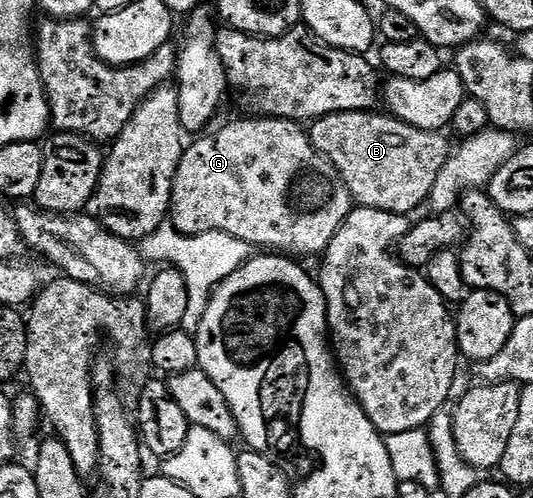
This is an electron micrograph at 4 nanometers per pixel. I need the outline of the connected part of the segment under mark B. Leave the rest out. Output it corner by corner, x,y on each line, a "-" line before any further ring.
340,112
314,119
309,127
310,142
330,161
344,180
351,199
357,205
380,208
389,214
413,215
417,206
427,205
432,184
440,176
440,168
450,159
452,146
446,143
446,134
436,130
421,130
401,122
389,113
381,112

